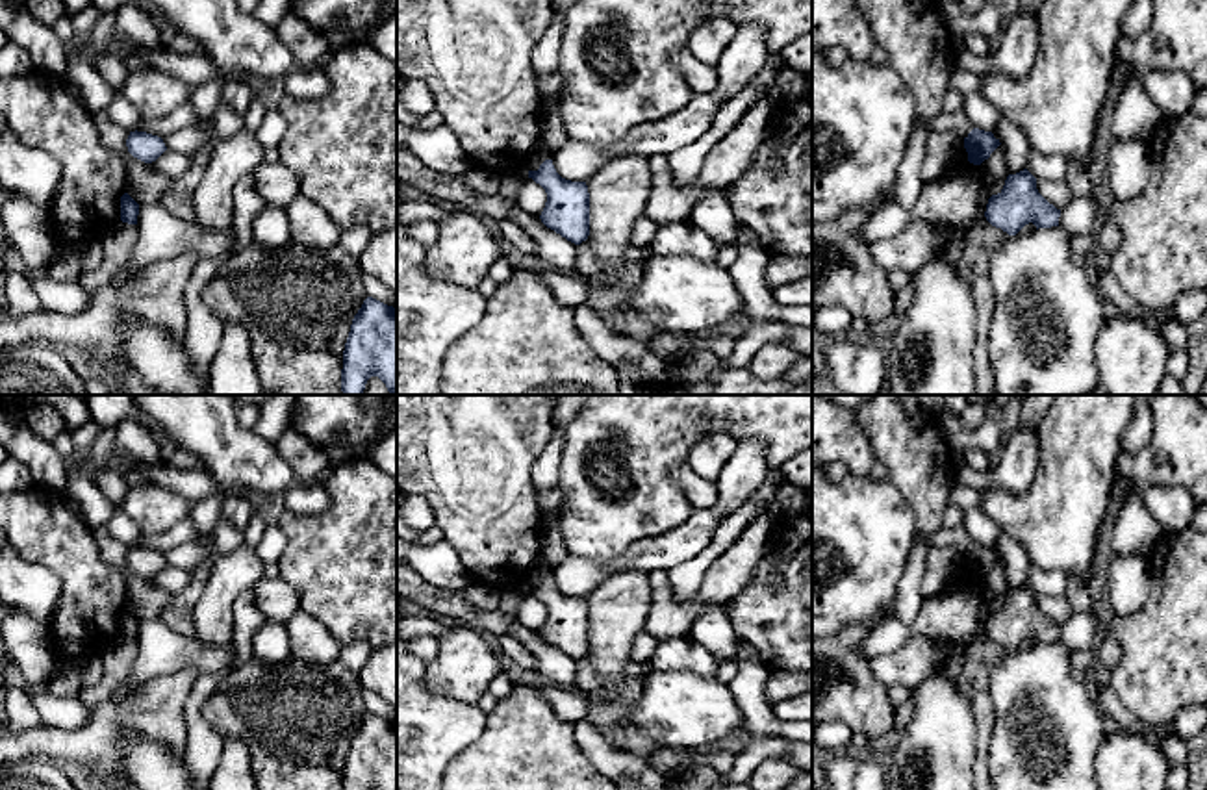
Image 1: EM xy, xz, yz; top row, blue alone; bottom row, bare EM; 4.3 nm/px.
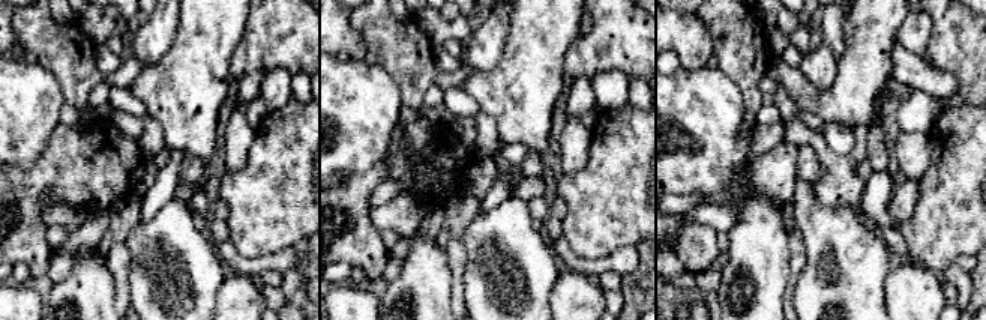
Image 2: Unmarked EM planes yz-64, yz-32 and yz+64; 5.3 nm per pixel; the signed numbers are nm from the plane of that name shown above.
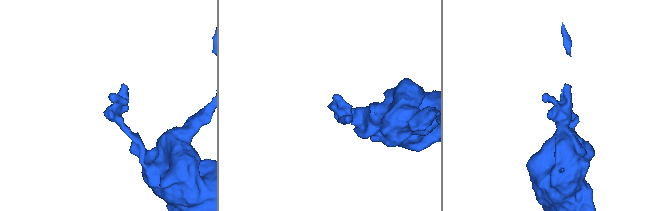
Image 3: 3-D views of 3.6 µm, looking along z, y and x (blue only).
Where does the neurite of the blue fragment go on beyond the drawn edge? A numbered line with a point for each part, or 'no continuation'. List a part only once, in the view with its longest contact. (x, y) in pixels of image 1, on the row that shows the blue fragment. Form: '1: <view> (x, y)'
no continuation

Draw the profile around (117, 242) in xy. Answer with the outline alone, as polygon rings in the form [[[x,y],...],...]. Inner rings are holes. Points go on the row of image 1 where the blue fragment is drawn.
[[[115,223],[98,236],[104,250],[102,263],[93,273],[82,273],[80,284],[95,293],[111,284],[111,280],[130,263],[135,243],[139,239],[137,224]]]

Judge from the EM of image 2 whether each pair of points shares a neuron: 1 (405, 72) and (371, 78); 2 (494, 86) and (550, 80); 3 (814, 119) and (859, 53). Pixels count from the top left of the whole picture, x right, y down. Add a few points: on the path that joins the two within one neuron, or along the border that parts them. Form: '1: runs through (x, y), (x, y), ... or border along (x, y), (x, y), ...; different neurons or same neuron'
1: border along (377, 63), (395, 81), (402, 104); different neurons
2: runs through (508, 86), (523, 86), (529, 80), (536, 80); same neuron
3: border along (800, 110), (817, 113), (824, 120); different neurons

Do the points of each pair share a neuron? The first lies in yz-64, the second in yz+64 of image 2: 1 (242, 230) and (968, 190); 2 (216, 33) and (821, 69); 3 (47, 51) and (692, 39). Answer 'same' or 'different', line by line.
1: same
2: different
3: different

